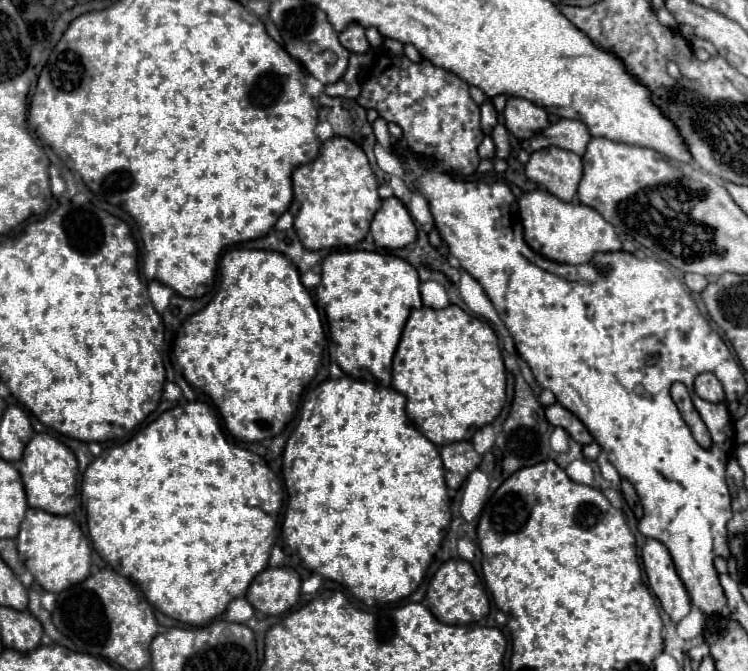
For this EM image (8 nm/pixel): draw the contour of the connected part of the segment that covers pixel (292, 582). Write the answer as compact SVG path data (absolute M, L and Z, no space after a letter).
M265 568L247 590L247 602L267 614L277 616L291 610L301 594L301 578L293 568Z

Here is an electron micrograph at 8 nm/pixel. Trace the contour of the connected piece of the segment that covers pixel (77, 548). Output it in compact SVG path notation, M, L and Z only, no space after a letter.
M29 508L15 541L19 556L27 570L33 574L35 582L47 592L59 594L65 588L71 588L73 584L79 584L89 576L91 548L89 544L83 544L85 538L79 524L67 516L57 516L45 510Z

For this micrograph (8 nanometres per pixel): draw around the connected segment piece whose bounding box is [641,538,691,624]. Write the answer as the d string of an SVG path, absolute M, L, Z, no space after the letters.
M649 538L641 550L649 588L659 600L665 614L677 624L691 610L689 594L673 566L667 546L655 538Z

